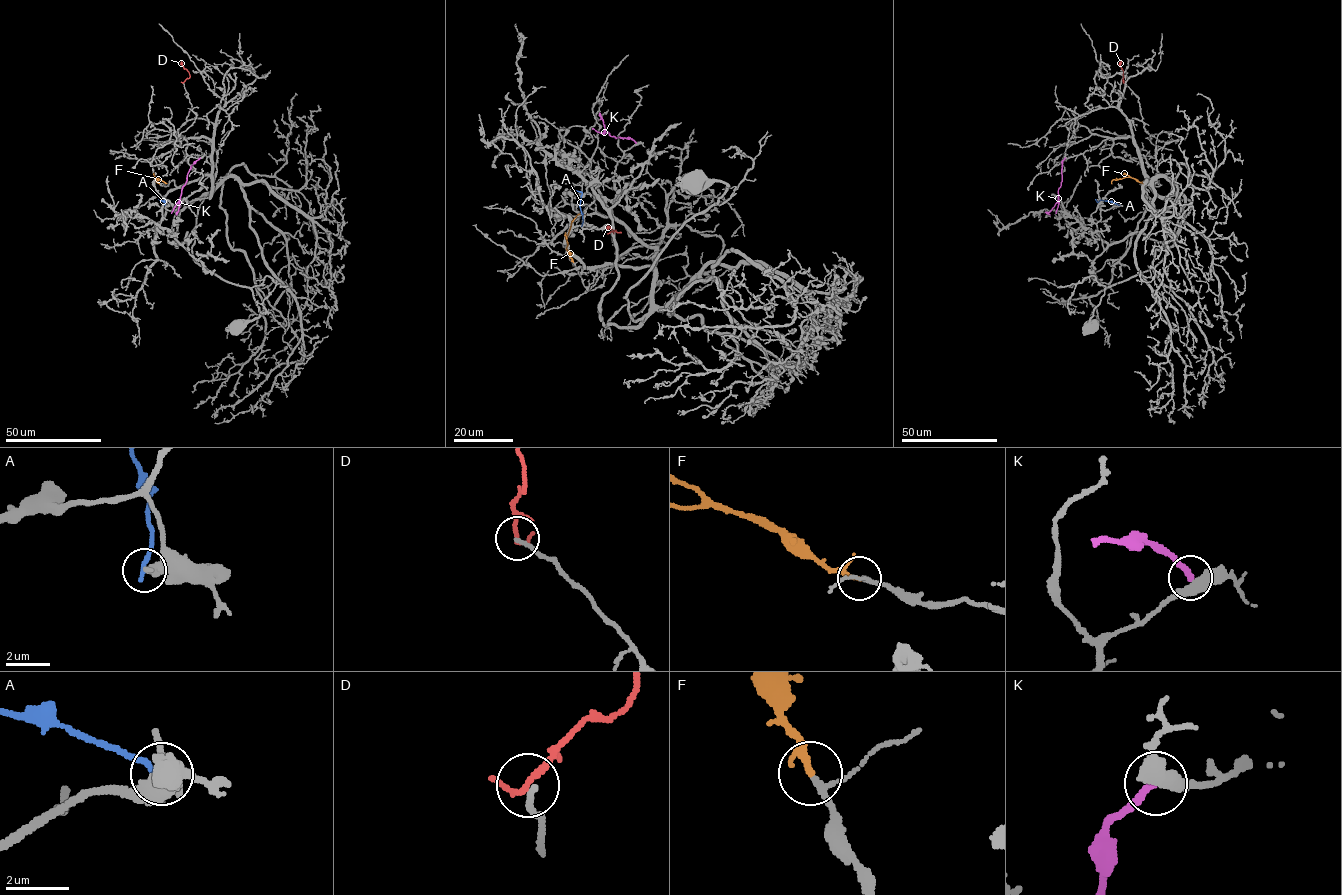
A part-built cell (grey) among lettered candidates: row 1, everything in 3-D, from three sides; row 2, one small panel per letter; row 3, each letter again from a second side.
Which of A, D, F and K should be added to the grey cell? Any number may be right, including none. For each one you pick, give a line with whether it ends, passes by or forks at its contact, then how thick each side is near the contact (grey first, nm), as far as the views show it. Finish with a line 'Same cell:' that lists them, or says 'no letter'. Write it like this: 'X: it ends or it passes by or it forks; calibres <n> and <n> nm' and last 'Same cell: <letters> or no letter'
F: it passes by; calibres 150 and 160 nm
Same cell: F

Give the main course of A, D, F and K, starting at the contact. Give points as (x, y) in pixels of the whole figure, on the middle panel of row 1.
A: (582, 225), (582, 193), (573, 189)
D: (610, 231), (621, 232), (609, 227), (607, 230)
F: (573, 262), (567, 250), (567, 235), (572, 220), (585, 214)
K: (636, 143), (630, 138), (611, 136), (605, 132), (601, 117), (599, 120)

